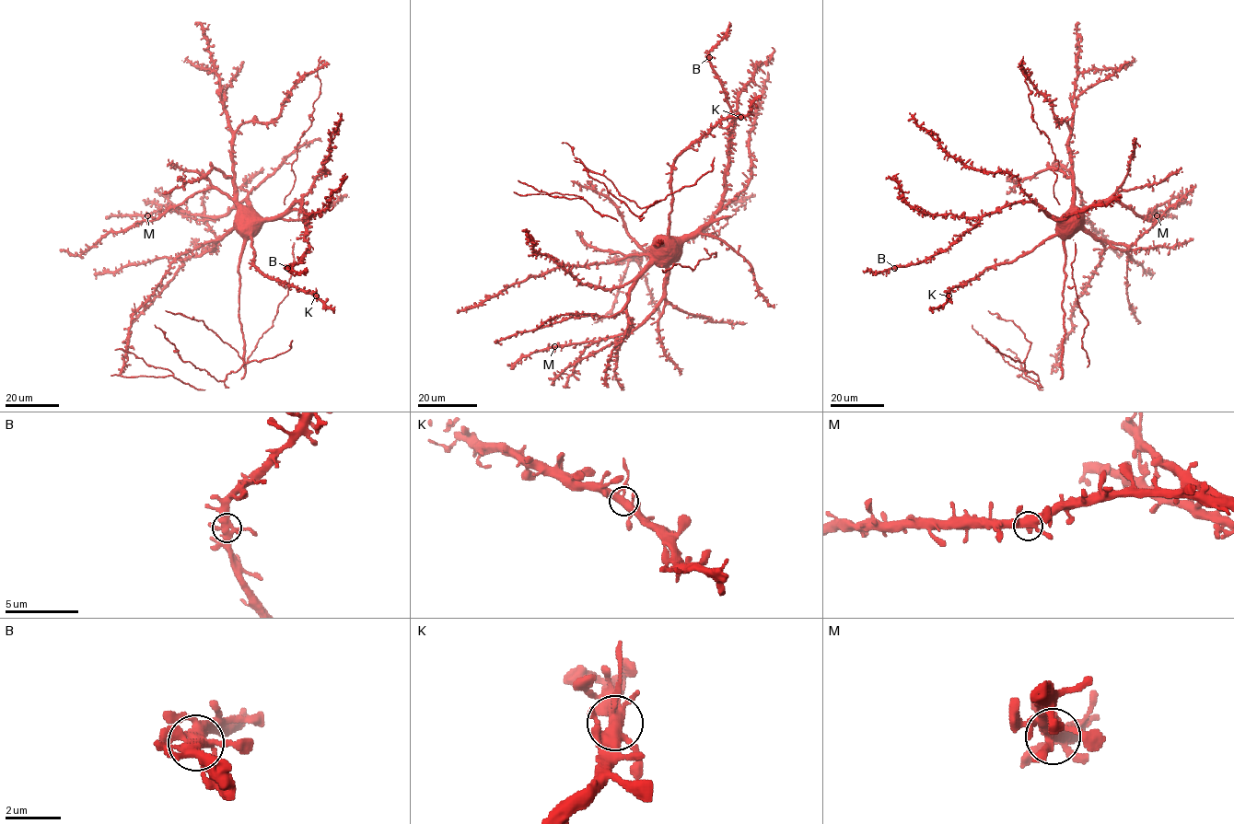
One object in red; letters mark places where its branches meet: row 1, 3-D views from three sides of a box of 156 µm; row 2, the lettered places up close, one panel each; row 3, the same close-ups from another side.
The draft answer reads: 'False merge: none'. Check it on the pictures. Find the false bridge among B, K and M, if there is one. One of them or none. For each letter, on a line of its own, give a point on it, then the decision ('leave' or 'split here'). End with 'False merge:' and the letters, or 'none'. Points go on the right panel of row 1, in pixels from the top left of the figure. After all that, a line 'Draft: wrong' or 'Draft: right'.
B: at (894, 268); leave
K: at (948, 295); leave
M: at (1157, 215); leave
False merge: none
Draft: right

